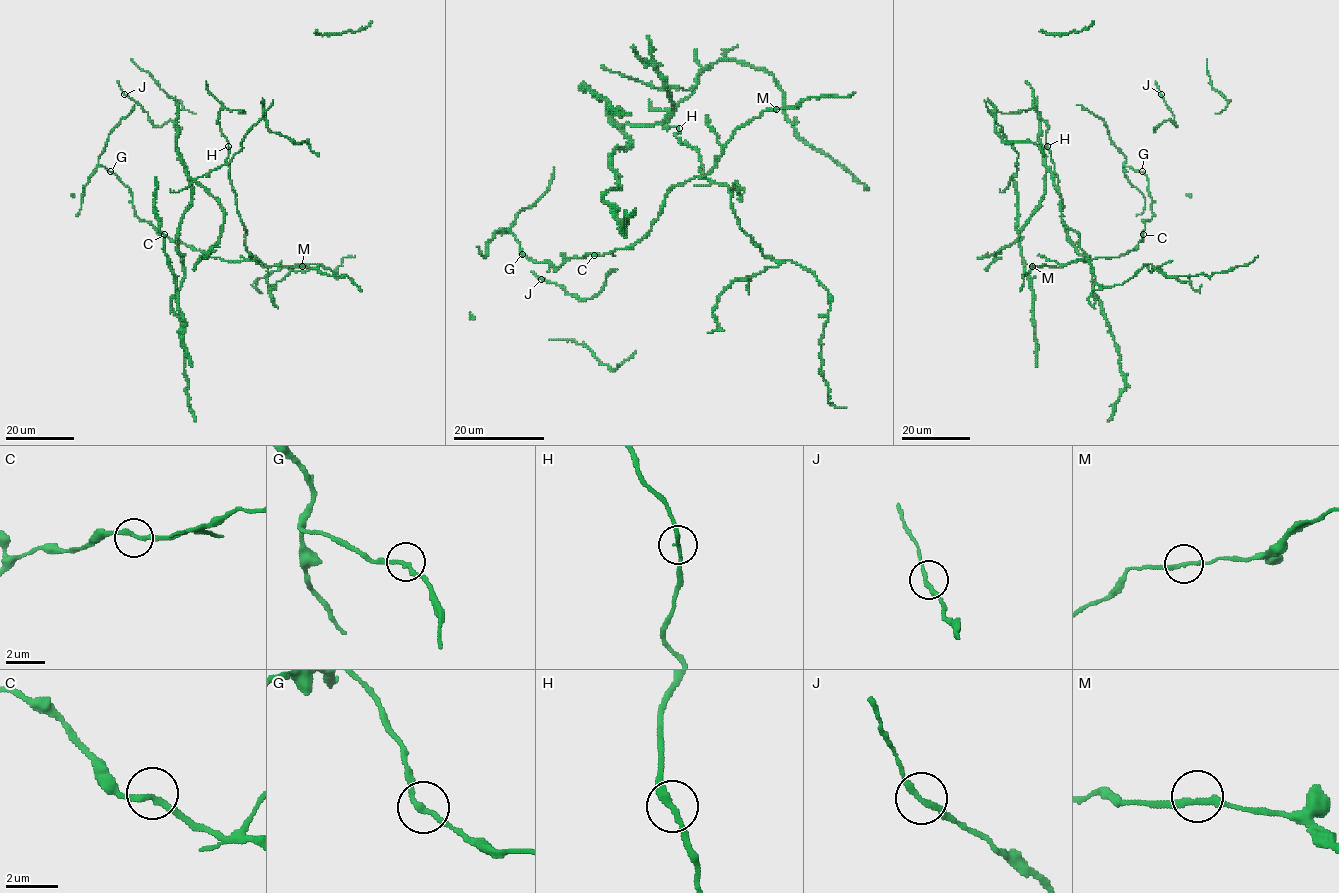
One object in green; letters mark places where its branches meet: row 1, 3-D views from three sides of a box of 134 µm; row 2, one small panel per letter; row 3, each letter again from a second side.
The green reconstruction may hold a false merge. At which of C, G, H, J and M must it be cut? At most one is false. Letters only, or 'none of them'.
none of them

